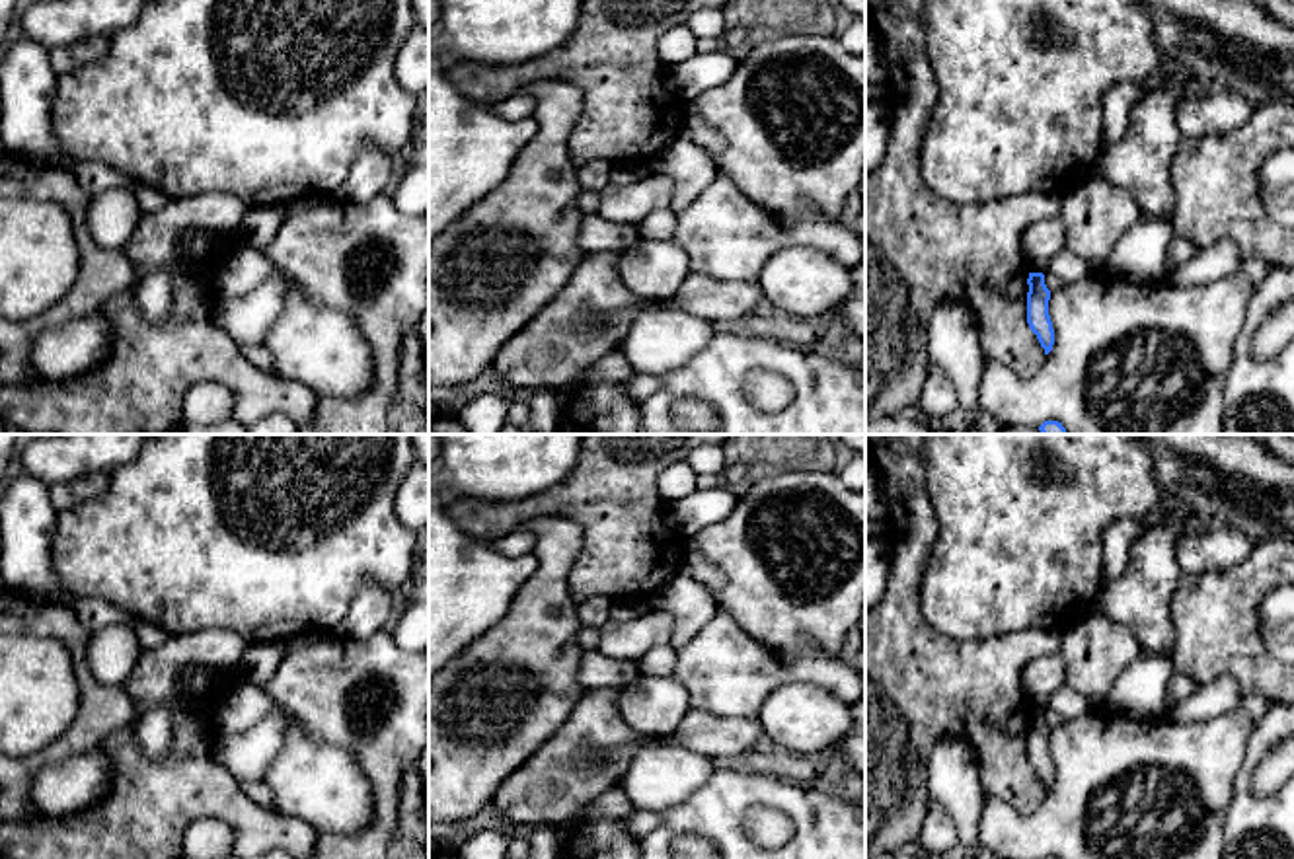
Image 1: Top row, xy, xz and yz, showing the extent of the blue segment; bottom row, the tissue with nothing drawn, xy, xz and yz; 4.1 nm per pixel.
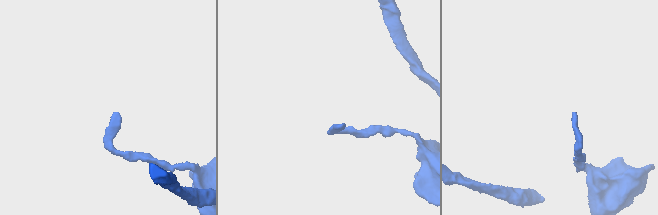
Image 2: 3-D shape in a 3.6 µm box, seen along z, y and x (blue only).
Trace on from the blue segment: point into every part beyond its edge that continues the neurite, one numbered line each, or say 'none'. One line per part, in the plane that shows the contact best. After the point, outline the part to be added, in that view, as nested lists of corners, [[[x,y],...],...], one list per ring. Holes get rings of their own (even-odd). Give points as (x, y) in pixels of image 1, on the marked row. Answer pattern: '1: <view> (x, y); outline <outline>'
none

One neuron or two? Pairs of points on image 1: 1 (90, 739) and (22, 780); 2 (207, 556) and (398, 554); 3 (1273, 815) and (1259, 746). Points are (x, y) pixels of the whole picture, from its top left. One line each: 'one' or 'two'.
1: one
2: one
3: one

